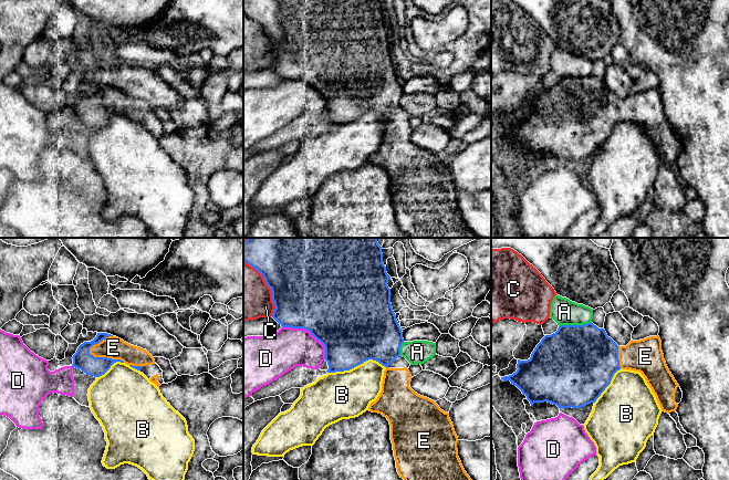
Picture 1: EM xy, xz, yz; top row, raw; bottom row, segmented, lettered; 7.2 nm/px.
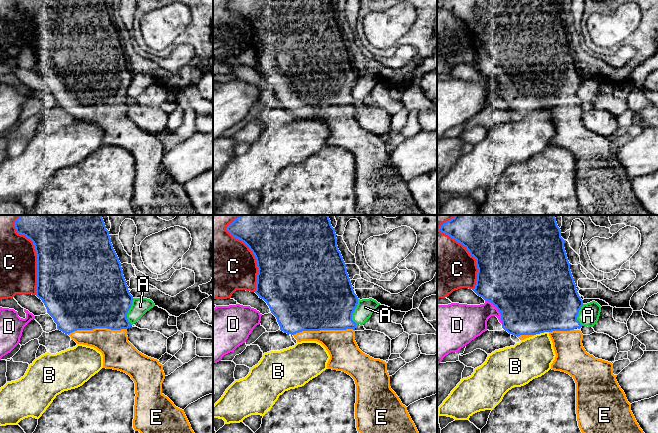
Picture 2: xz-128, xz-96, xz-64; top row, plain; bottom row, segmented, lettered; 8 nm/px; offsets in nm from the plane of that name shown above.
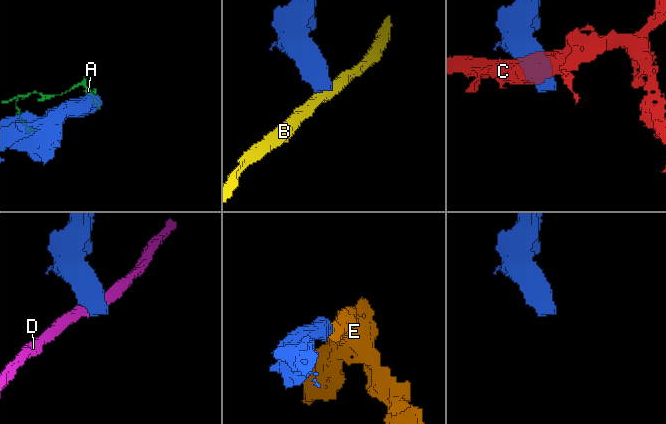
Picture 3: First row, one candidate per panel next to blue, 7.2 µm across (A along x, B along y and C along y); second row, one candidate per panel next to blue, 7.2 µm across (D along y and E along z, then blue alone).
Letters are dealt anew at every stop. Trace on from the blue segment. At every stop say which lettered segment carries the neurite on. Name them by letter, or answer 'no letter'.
E

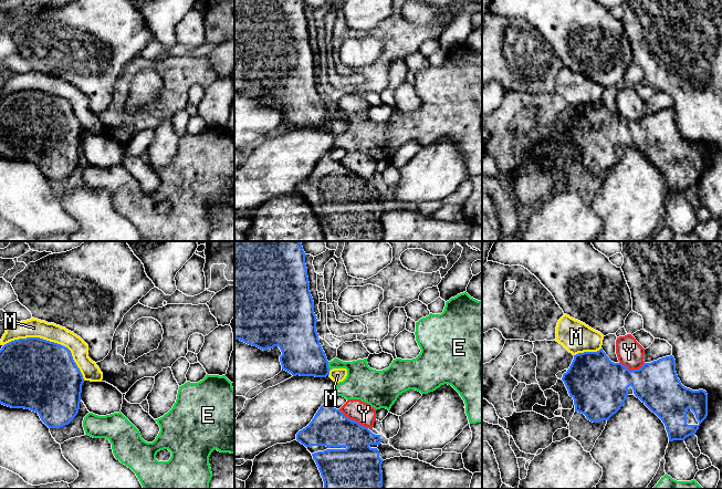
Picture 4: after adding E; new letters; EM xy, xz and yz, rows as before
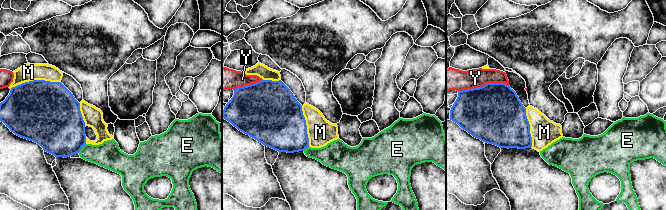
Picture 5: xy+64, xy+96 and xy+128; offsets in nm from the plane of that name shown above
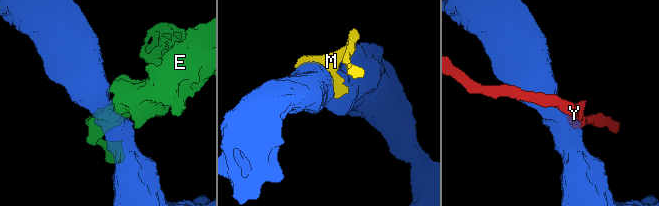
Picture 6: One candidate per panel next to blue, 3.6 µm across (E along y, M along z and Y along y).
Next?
no letter

